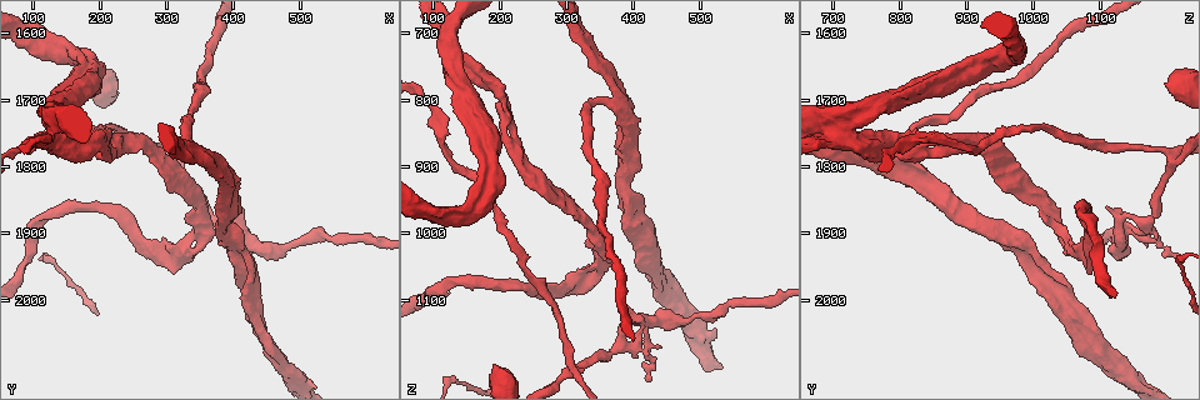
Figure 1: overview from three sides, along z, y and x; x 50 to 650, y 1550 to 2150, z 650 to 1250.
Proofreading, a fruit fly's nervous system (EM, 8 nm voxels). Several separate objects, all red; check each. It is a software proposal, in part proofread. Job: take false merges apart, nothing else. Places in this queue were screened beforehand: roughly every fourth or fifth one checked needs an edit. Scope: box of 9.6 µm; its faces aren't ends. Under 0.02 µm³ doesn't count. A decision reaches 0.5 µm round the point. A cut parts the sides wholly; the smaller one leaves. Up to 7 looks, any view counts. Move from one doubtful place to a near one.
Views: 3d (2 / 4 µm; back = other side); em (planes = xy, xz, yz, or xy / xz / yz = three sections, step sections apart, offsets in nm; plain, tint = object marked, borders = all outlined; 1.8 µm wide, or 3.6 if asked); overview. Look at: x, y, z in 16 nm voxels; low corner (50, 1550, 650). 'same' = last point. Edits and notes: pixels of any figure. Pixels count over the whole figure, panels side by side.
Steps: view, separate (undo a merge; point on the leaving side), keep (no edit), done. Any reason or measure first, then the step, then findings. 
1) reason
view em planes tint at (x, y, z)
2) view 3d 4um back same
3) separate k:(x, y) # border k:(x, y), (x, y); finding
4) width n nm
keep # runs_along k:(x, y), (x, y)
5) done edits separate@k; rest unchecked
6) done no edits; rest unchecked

thick turns thin
view 3d 2um at (415, 1905, 1130)

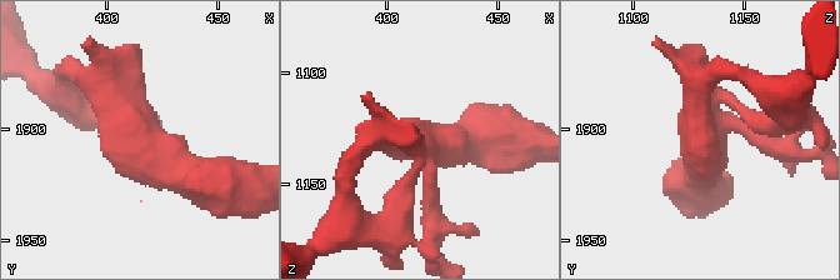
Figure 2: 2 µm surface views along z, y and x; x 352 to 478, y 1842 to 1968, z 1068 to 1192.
view em yz step 8 borders at (415, 1902, 1131)

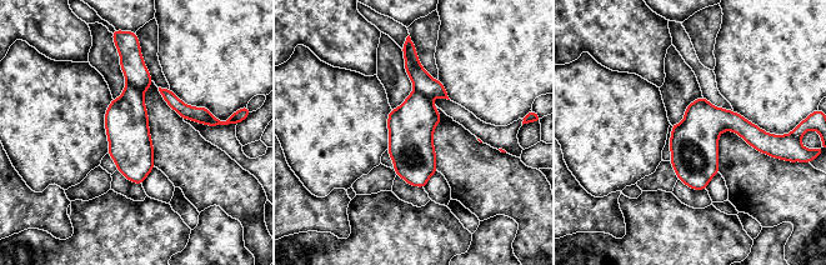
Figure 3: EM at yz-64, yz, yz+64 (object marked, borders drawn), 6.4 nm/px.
keep # runs_along 3:(408, 56), (419, 76), (421, 184); all the same neuron

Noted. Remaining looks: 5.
view 3d 2um at (415, 1935, 995)

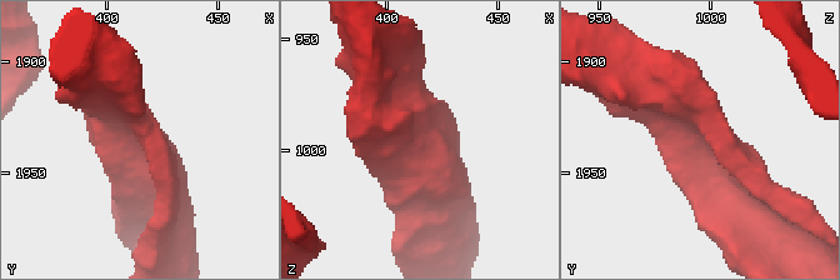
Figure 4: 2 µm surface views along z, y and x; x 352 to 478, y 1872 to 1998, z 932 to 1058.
view em planes tint at (411, 1930, 997)

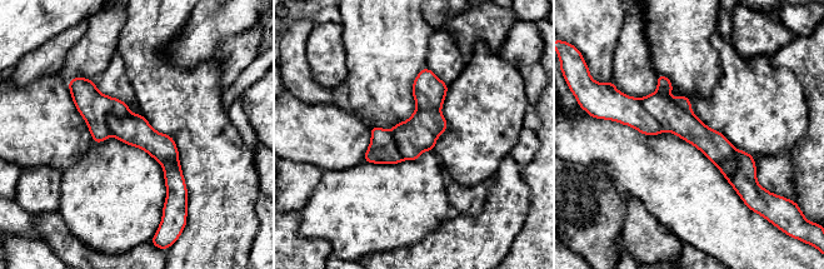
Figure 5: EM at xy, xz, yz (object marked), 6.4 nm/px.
width 220 nm
separate 5:(612, 104) # a second neuron is stuck on

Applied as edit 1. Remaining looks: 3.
three-way junction
view 3d 4um at (395, 1845, 855)

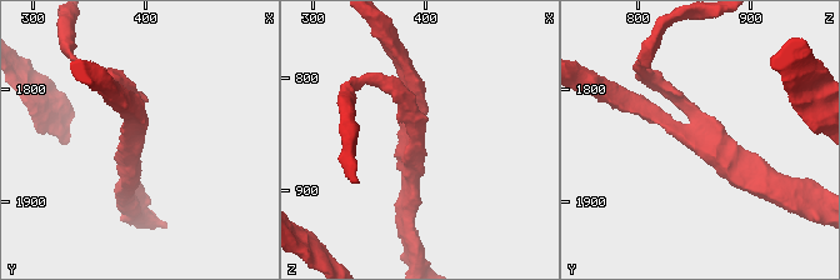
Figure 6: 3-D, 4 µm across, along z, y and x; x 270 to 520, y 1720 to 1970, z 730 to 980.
arms 3; arm_widths 220, 220, 280 nm; need the tissue
view em yz step 8 tint at (390, 1846, 856)

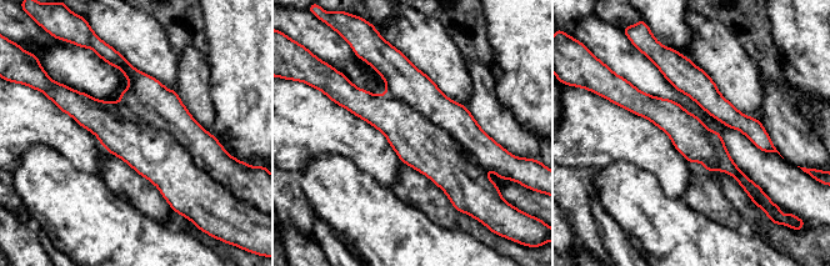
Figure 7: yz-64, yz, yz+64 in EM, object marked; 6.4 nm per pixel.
view em xy step 4 borders same

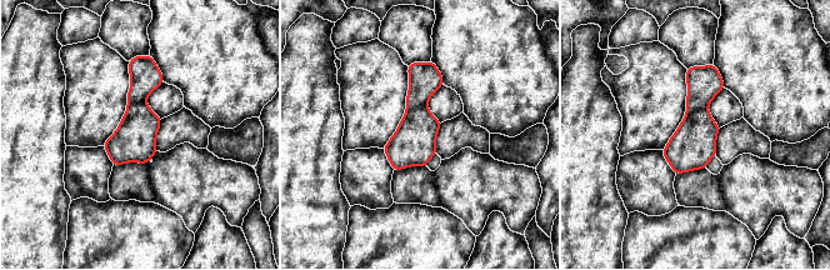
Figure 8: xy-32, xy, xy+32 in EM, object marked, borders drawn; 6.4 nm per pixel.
keep # runs_along 8:(148, 59), (138, 131), (115, 161); all the same neuron

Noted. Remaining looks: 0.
done edits separate@5; rest unchecked

